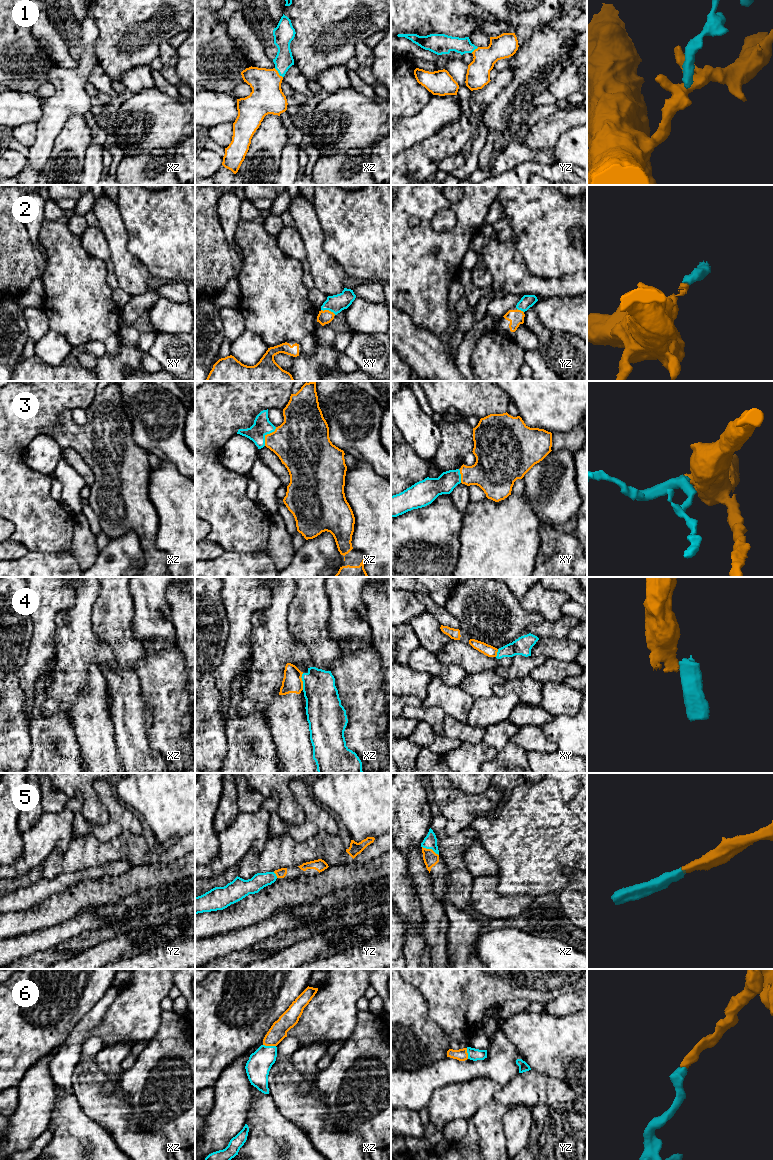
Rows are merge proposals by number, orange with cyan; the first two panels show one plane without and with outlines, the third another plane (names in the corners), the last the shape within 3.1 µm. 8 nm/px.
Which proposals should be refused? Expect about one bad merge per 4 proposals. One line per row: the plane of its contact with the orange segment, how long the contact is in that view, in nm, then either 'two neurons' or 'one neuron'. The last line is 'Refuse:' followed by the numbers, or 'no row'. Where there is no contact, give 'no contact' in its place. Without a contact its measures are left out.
1: meets orange in xz; contact 100 nm long; one neuron
2: meets orange in xy; contact 130 nm long; one neuron
3: meets orange in xz; contact 180 nm long; one neuron
4: meets orange in xz; contact 140 nm long; two neurons
5: meets orange in xz; contact 150 nm long; one neuron
6: meets orange in xz; contact 110 nm long; one neuron
Refuse: 4

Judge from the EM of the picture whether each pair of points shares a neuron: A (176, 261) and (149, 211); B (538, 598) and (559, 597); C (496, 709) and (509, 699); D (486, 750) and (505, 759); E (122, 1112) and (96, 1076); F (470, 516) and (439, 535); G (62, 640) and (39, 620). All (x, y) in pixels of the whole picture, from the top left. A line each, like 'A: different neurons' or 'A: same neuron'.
A: same neuron
B: same neuron
C: same neuron
D: different neurons
E: same neuron
F: different neurons
G: different neurons

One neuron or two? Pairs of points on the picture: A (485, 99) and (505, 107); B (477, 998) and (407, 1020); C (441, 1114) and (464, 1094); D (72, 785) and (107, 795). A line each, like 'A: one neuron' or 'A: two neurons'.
A: two neurons
B: two neurons
C: one neuron
D: two neurons

